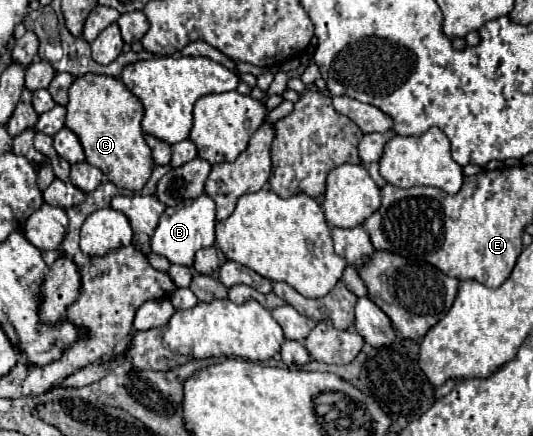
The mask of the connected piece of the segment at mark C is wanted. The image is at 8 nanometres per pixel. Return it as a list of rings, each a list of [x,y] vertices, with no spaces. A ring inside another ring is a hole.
[[[87,73],[87,77],[77,77],[69,89],[65,125],[81,141],[87,163],[99,167],[111,183],[129,191],[141,191],[153,171],[153,157],[143,139],[141,119],[143,107],[139,99],[115,77]]]

